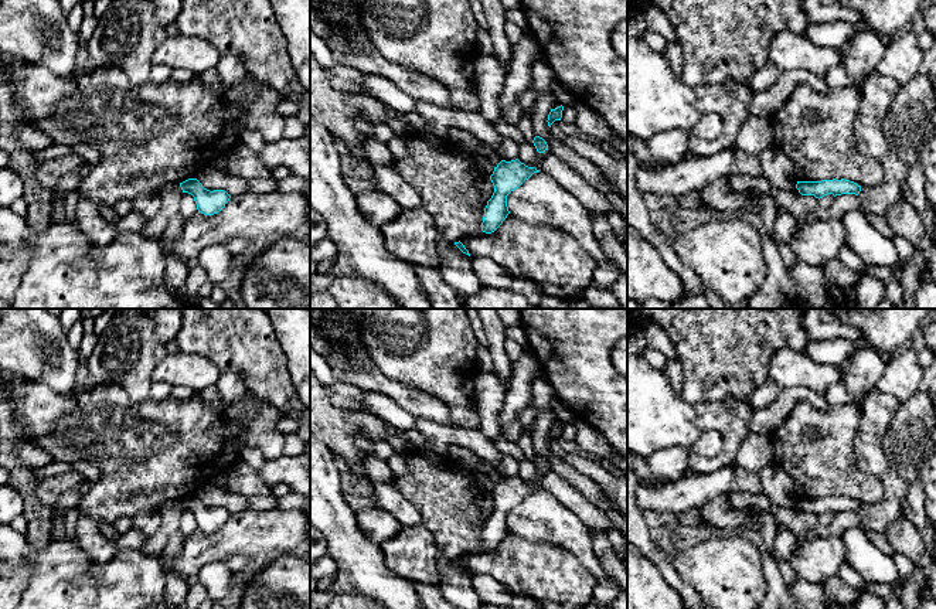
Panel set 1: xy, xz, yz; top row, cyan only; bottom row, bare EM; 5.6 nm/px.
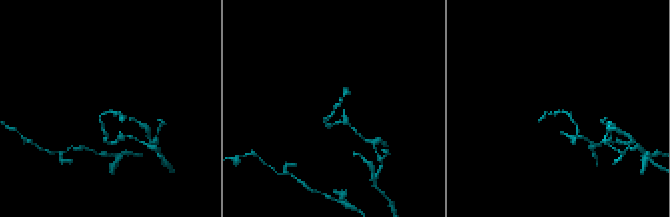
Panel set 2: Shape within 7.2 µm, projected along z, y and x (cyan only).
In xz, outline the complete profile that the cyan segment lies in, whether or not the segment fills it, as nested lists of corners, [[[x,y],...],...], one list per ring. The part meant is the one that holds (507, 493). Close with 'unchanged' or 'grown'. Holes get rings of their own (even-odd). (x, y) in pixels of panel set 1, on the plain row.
[[[518,476],[511,479],[501,477],[494,484],[493,491],[490,493],[494,503],[494,510],[484,525],[481,540],[483,550],[491,551],[503,541],[510,531],[507,524],[507,513],[538,489],[540,487],[535,484],[525,483]]]; unchanged

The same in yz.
[[[821,497],[821,499],[797,499],[796,506],[801,513],[814,513],[816,516],[823,516],[824,513],[833,511],[855,511],[861,508],[861,503],[850,497]]]; unchanged

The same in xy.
[[[188,496],[180,500],[180,504],[183,510],[188,510],[194,514],[198,530],[204,533],[218,531],[231,516],[224,507],[210,508],[204,506],[197,496]]]; unchanged

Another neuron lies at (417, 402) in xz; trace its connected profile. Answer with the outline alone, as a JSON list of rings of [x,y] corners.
[[[337,363],[331,368],[336,381],[381,394],[415,418],[453,426],[452,409],[442,399],[387,377],[375,365],[365,368],[358,363]]]

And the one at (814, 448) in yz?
[[[799,401],[770,433],[773,465],[793,480],[797,499],[844,496],[861,504],[881,500],[882,482],[857,469],[854,438],[860,419],[855,404],[818,411]]]

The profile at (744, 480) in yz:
[[[736,466],[729,493],[763,493],[762,482],[758,472],[750,472]]]

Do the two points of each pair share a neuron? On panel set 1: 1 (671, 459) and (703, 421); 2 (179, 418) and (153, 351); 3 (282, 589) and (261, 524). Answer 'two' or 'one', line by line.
1: two
2: two
3: two

